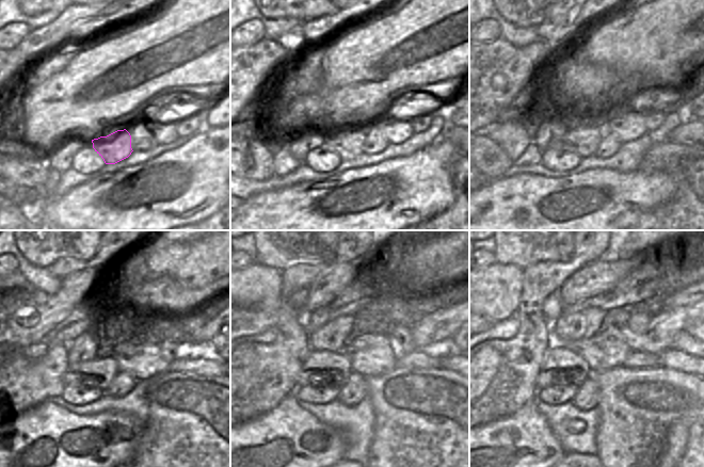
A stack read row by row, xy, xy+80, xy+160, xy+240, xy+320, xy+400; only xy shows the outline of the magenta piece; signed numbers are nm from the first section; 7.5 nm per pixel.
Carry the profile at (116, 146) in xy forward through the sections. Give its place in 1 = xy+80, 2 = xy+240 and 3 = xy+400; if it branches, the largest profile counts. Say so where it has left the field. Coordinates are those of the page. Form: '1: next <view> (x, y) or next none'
1: next xy+80 (348, 141)
2: next xy+240 (98, 373)
3: next xy+400 (561, 366)

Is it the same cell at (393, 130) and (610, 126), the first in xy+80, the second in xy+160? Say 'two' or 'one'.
one

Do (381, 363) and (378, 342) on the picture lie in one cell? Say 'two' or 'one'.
one

